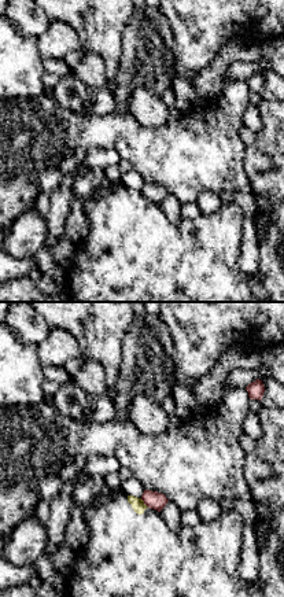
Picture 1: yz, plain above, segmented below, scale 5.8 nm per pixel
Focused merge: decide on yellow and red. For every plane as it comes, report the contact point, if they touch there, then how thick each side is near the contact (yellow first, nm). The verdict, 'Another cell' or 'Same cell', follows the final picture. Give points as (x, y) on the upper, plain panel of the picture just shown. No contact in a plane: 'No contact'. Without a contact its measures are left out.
Touches yellow at (143, 195). Thickness 80 nm (yellow) against 110 nm

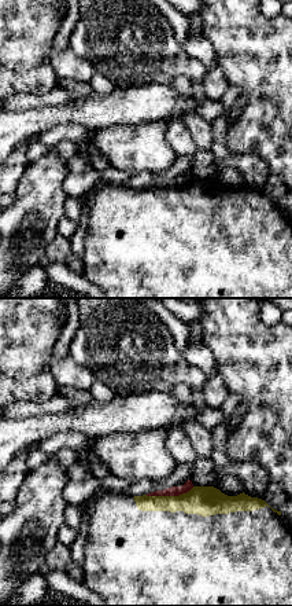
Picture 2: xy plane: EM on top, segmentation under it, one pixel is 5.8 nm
Touches yellow at (169, 188). Thickness 180 nm (yellow) against 60 nm

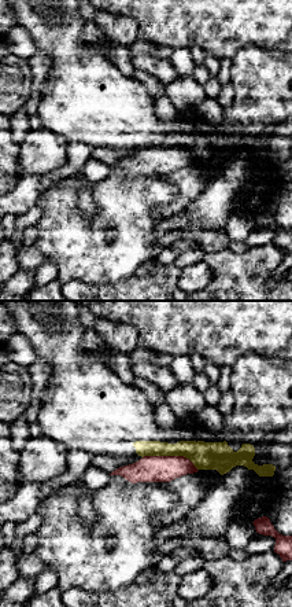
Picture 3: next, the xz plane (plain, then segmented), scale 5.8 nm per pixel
Touches yellow at (172, 147). Thickness 160 nm (yellow) against 160 nm

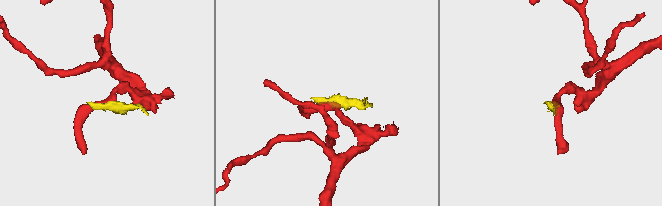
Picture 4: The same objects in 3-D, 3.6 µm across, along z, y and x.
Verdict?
Another cell

